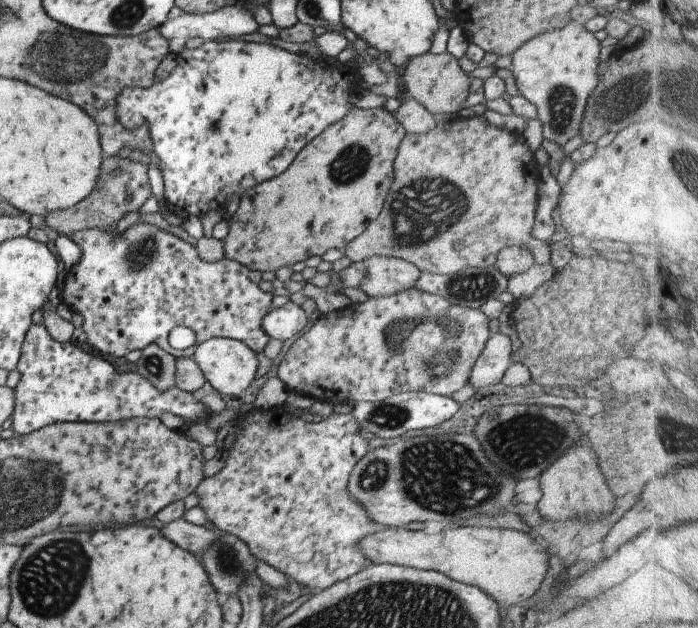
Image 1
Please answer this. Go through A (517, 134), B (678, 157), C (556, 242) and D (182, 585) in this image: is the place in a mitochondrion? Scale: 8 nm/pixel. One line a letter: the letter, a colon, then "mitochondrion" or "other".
A: other
B: mitochondrion
C: other
D: other

